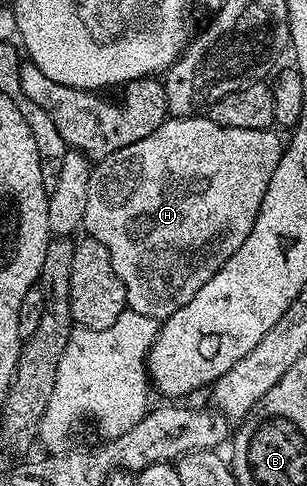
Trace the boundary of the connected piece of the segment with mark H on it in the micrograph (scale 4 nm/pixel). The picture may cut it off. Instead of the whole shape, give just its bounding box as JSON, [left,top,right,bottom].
[83,116,282,320]

